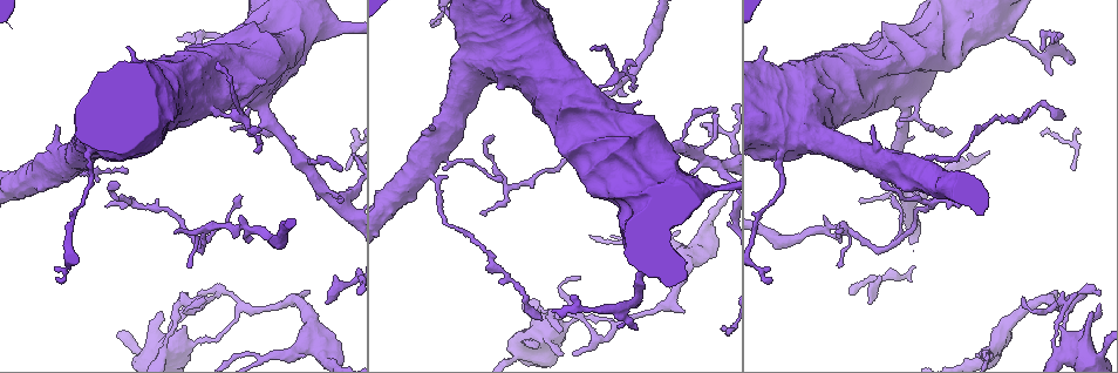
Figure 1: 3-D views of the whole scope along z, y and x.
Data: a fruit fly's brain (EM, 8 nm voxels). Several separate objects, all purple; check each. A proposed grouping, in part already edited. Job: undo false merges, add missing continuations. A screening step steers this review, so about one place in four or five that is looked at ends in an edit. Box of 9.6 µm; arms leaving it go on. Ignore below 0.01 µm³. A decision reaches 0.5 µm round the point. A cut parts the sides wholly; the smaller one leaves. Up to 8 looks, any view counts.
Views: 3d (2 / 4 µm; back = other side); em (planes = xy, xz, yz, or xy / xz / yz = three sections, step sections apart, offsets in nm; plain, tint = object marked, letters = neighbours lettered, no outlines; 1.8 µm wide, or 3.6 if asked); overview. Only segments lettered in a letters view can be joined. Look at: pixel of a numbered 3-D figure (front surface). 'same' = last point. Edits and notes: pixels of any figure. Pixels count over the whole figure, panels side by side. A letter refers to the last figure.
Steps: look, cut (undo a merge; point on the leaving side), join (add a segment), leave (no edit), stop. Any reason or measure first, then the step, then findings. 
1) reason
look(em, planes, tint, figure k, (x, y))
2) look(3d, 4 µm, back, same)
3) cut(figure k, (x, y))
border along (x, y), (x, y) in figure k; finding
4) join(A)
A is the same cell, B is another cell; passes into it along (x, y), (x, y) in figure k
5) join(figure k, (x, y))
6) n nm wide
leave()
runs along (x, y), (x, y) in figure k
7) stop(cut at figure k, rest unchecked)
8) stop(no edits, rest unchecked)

thick turns thin
look(em, planes, letters, figure 1, (458, 160))

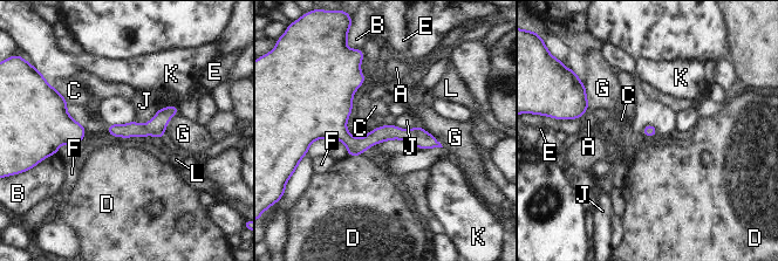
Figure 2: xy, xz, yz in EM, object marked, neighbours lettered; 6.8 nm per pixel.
leave()
A, B, C, D, E, F, G, J, K and L are other cells; runs along (315, 125), (350, 142), (401, 134), (436, 144) in figure 2; continuous, no second neuron

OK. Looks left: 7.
look(3d, 4 µm, back, figure 1, (105, 205))

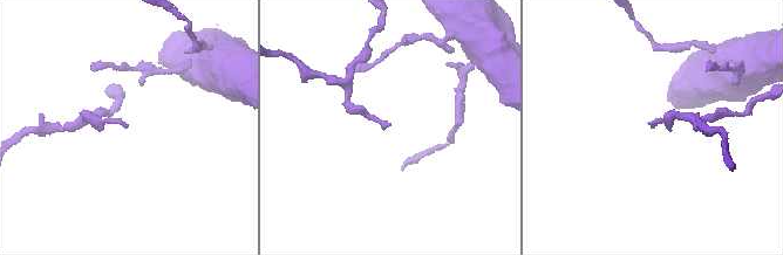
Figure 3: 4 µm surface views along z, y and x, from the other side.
now the EM
look(em, 3.6 µm, xz, step 4, letters, figure 3, (652, 125))

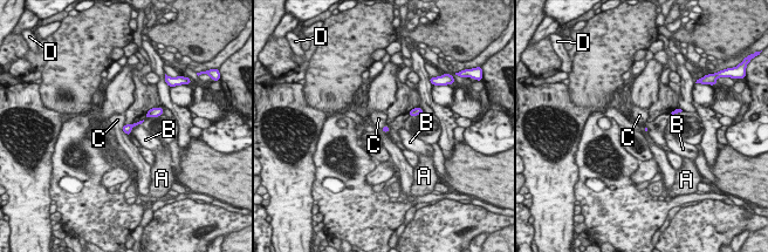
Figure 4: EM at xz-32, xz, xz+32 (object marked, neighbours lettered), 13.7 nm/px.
D touches over 300 nm
leave()
A, B, C and D are other cells; no lettered segment goes on from it

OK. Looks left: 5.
sudden change in width
look(3d, 4 µm, back, figure 1, (270, 354))

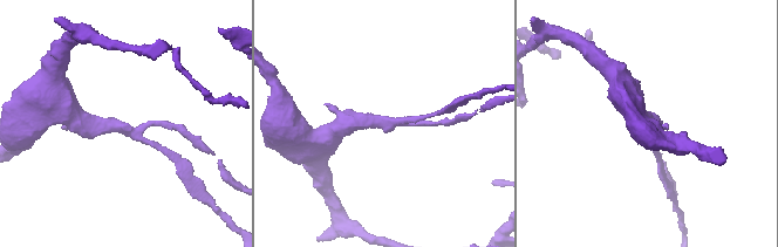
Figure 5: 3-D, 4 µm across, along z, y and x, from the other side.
3 arms
look(em, planes, plain, figure 5, (120, 124))

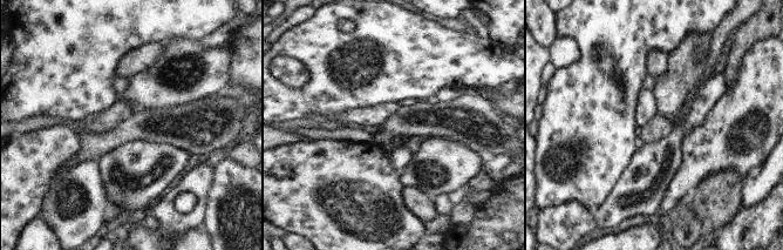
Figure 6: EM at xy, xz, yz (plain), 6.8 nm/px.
look(em, planes, letters, same)

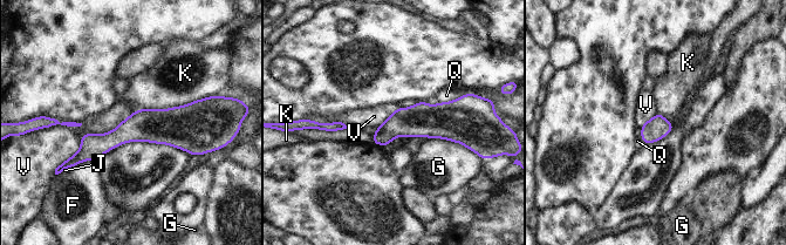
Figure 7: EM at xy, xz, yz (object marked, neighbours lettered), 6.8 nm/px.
leave()
F, G, J, K, Q and V are other cells; runs along (202, 117), (132, 128), (73, 161) in figure 7; one neuron here

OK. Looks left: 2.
stop(no edits, rest unchecked)

